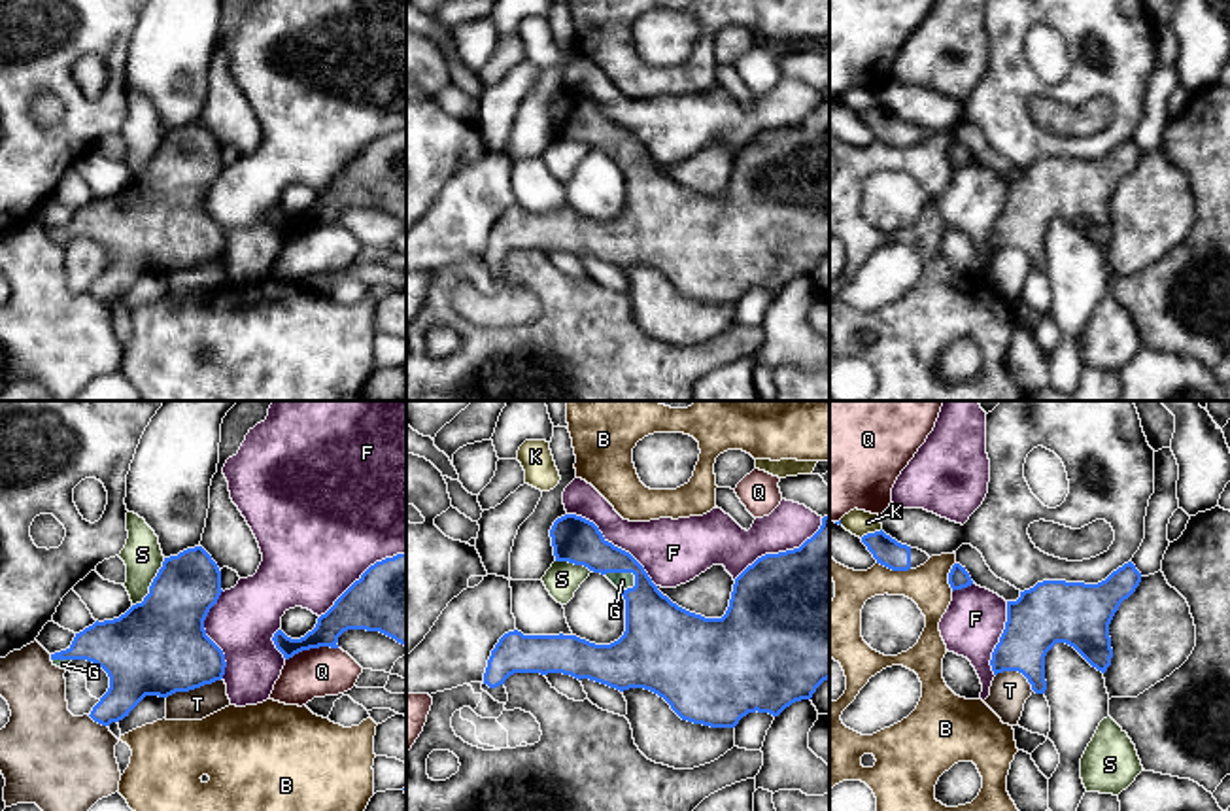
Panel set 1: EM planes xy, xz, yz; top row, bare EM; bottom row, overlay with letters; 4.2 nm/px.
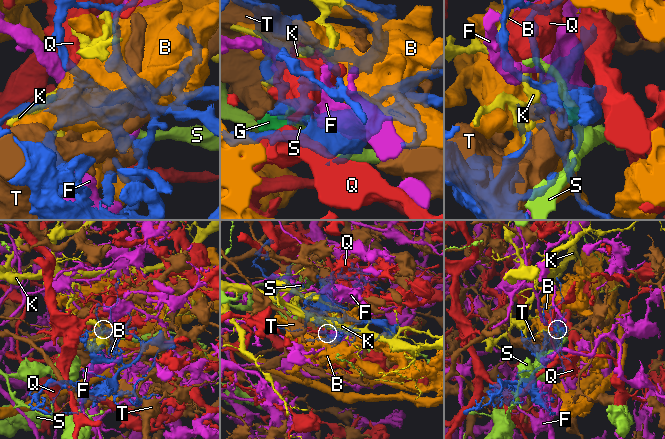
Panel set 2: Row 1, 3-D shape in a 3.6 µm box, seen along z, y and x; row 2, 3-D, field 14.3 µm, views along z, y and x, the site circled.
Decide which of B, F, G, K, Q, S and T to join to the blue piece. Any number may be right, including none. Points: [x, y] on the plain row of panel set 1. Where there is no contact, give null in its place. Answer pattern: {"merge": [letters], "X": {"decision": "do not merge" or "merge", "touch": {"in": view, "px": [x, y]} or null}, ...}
{"merge": ["G"], "B": {"decision": "do not merge", "touch": {"in": "yz", "px": [894, 146]}}, "F": {"decision": "do not merge", "touch": {"in": "xz", "px": [613, 121]}}, "G": {"decision": "merge", "touch": {"in": "xz", "px": [624, 148]}}, "K": {"decision": "do not merge", "touch": {"in": "yz", "px": [870, 110]}}, "Q": {"decision": "do not merge", "touch": {"in": "xy", "px": [310, 224]}}, "S": {"decision": "do not merge", "touch": {"in": "xy", "px": [152, 161]}}, "T": {"decision": "do not merge", "touch": {"in": "xy", "px": [193, 265]}}}

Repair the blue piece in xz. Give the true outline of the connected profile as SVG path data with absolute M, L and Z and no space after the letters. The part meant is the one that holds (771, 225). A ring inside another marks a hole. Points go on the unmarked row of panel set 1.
M829 91L799 125L765 130L748 142L735 155L722 195L705 195L673 180L629 129L608 119L599 104L582 93L557 95L550 113L555 138L601 149L622 168L625 208L610 221L563 210L508 208L487 236L484 261L489 265L504 261L514 250L563 250L620 268L644 265L663 274L682 297L735 304L748 289L778 293L792 280L811 276L829 255Z

